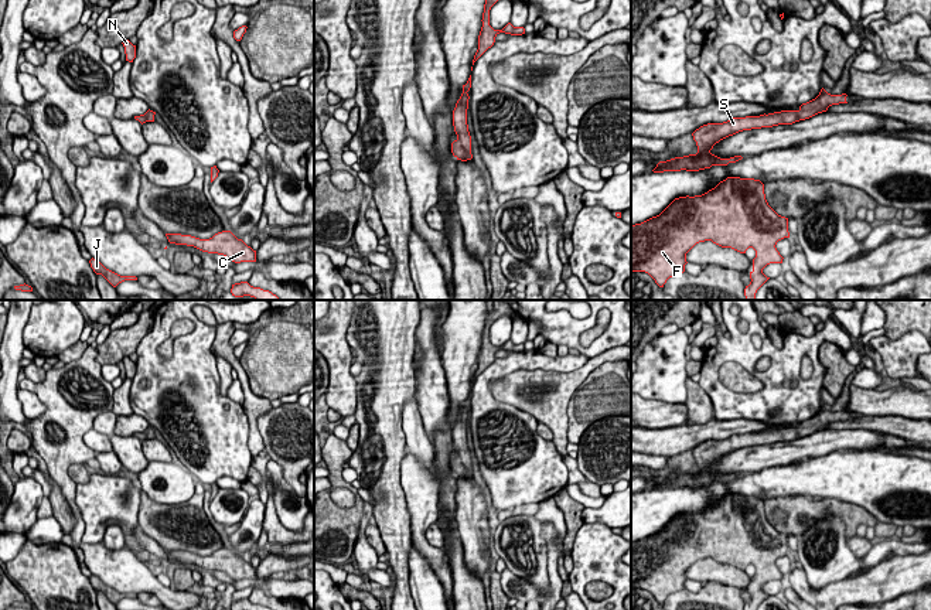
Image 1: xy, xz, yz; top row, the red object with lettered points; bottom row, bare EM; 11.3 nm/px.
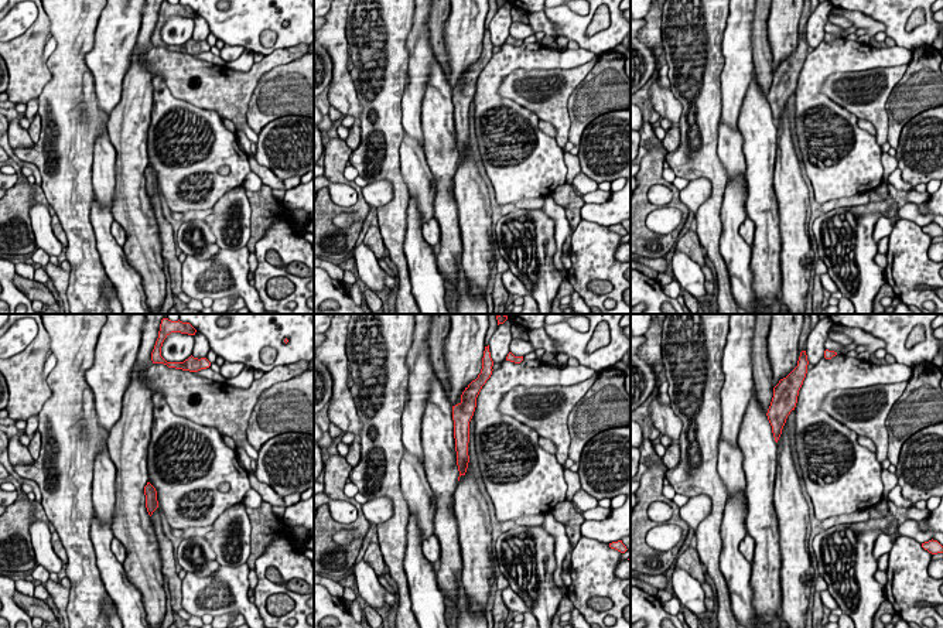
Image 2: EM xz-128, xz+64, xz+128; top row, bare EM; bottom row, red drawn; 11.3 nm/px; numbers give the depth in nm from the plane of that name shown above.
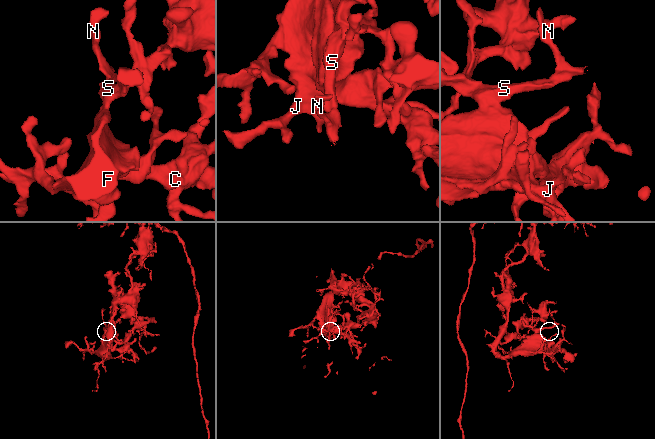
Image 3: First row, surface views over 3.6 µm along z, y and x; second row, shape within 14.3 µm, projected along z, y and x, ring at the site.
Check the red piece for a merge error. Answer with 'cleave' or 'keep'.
keep

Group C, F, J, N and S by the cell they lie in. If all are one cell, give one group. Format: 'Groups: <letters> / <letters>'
Groups: C F J N S

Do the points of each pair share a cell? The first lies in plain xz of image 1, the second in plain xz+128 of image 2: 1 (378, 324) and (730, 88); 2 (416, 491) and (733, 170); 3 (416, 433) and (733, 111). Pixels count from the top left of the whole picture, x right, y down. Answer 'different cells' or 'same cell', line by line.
1: different cells
2: same cell
3: same cell

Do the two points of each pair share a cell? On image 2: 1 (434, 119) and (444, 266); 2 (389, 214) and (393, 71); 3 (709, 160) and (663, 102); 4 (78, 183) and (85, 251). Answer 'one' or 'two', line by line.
1: one
2: one
3: two
4: one

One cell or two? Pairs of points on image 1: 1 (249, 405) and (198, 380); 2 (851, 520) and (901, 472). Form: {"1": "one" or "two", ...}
{"1": "two", "2": "two"}

